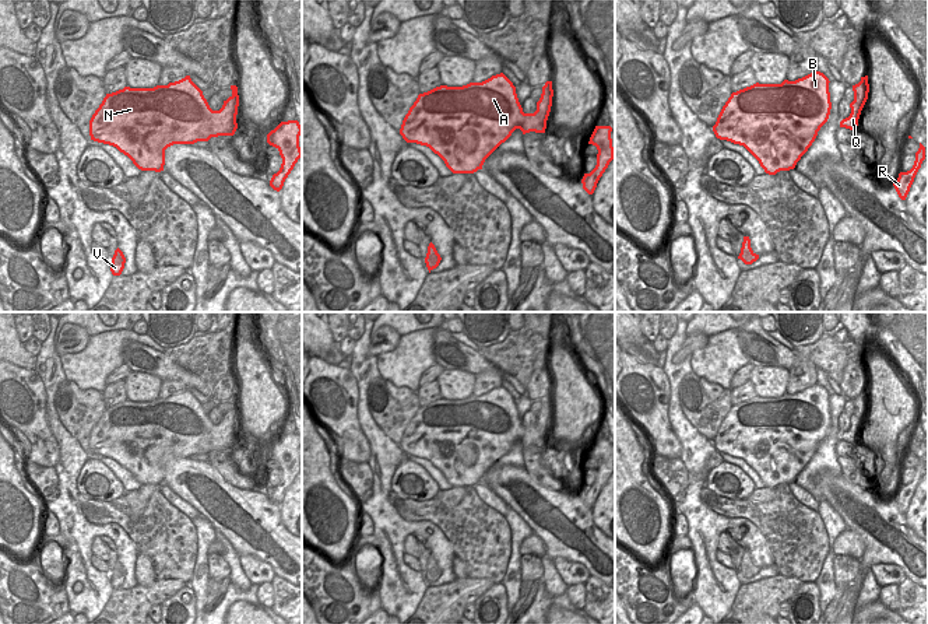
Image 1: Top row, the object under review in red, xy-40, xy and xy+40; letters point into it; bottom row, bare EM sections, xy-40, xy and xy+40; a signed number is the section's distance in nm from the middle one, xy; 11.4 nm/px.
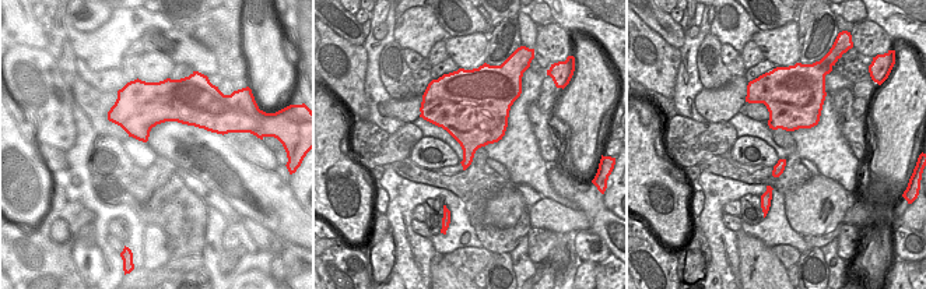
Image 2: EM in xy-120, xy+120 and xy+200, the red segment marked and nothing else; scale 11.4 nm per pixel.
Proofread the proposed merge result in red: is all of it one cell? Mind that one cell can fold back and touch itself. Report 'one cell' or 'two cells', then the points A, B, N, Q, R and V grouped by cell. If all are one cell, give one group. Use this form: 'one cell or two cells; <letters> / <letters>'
one cell; A B N Q R V

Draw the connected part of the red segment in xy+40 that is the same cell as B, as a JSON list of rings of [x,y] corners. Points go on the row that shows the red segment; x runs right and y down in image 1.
[[[813,71],[795,81],[756,83],[732,92],[713,132],[744,146],[769,175],[794,169],[829,119],[829,83]]]

